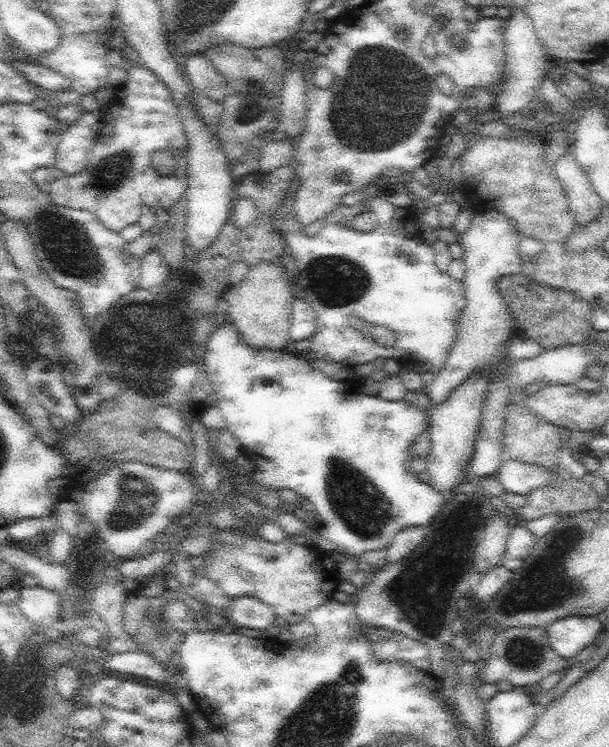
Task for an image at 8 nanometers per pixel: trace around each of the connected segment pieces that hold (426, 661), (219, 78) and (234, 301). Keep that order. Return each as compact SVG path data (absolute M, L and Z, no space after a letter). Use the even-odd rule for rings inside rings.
M372 626L372 632L367 636L374 654L382 662L404 660L422 671L430 672L431 654L425 642L410 638L399 630L374 626Z
M192 54L185 62L185 71L194 89L200 89L215 101L224 102L230 94L228 83L205 54Z
M260 261L249 265L243 280L236 286L230 286L223 298L229 305L228 316L233 325L242 333L244 340L253 349L285 350L291 327L292 305L297 295L285 268L278 261Z

